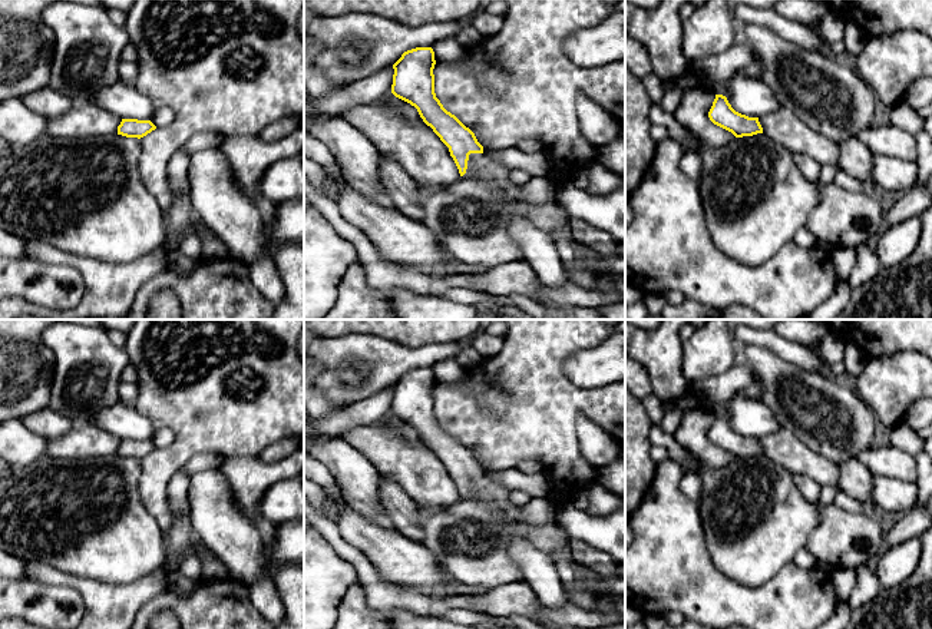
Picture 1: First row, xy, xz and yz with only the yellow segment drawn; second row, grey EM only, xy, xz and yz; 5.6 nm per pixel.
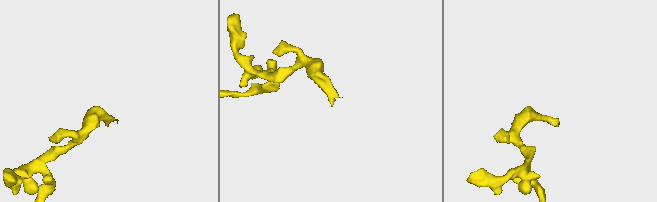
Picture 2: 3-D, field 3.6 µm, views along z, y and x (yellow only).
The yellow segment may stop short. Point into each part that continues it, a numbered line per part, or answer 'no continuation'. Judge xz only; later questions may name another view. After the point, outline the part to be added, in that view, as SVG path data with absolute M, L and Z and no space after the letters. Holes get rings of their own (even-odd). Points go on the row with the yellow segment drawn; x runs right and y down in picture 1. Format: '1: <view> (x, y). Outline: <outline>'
1: xz (471, 218). Outline: M470 153L467 169L453 186L424 186L417 183L419 205L423 209L423 224L439 238L443 249L457 262L479 265L486 269L522 259L522 251L508 232L508 222L513 213L526 216L541 228L553 242L571 238L572 221L556 192L545 203L529 203L522 196L522 186L510 182L510 169L496 156Z

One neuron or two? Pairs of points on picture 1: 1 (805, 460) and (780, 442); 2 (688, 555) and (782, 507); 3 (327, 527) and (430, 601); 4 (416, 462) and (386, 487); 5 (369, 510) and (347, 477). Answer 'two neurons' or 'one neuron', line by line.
1: one neuron
2: two neurons
3: one neuron
4: two neurons
5: one neuron

